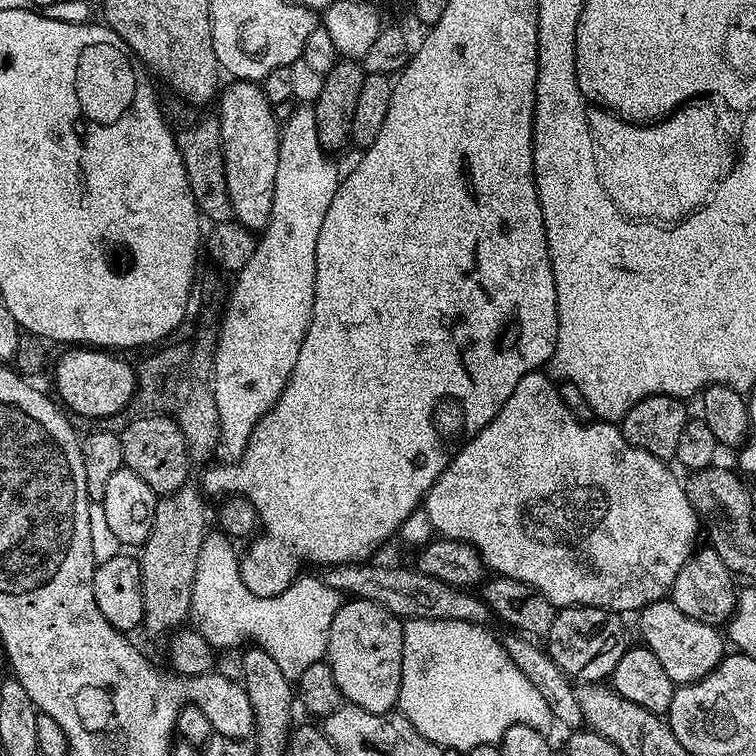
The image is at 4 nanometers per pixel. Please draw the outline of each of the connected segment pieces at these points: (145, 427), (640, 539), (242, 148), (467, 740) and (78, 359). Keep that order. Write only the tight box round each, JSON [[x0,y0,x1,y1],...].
[[119,414,190,494],[422,370,702,614],[219,80,281,230],[398,619,554,750],[55,346,136,418]]

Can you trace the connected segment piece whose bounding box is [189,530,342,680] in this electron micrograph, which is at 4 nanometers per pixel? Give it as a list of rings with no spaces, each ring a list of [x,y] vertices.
[[[220,530],[207,531],[204,536],[202,550],[199,551],[198,566],[195,567],[194,586],[191,588],[191,625],[216,650],[230,648],[248,642],[264,648],[278,662],[282,672],[289,680],[298,680],[307,667],[323,660],[327,655],[330,625],[334,614],[342,603],[341,593],[321,582],[318,576],[301,575],[282,594],[274,598],[258,598],[251,594],[242,582],[238,552],[235,552],[233,541]]]

